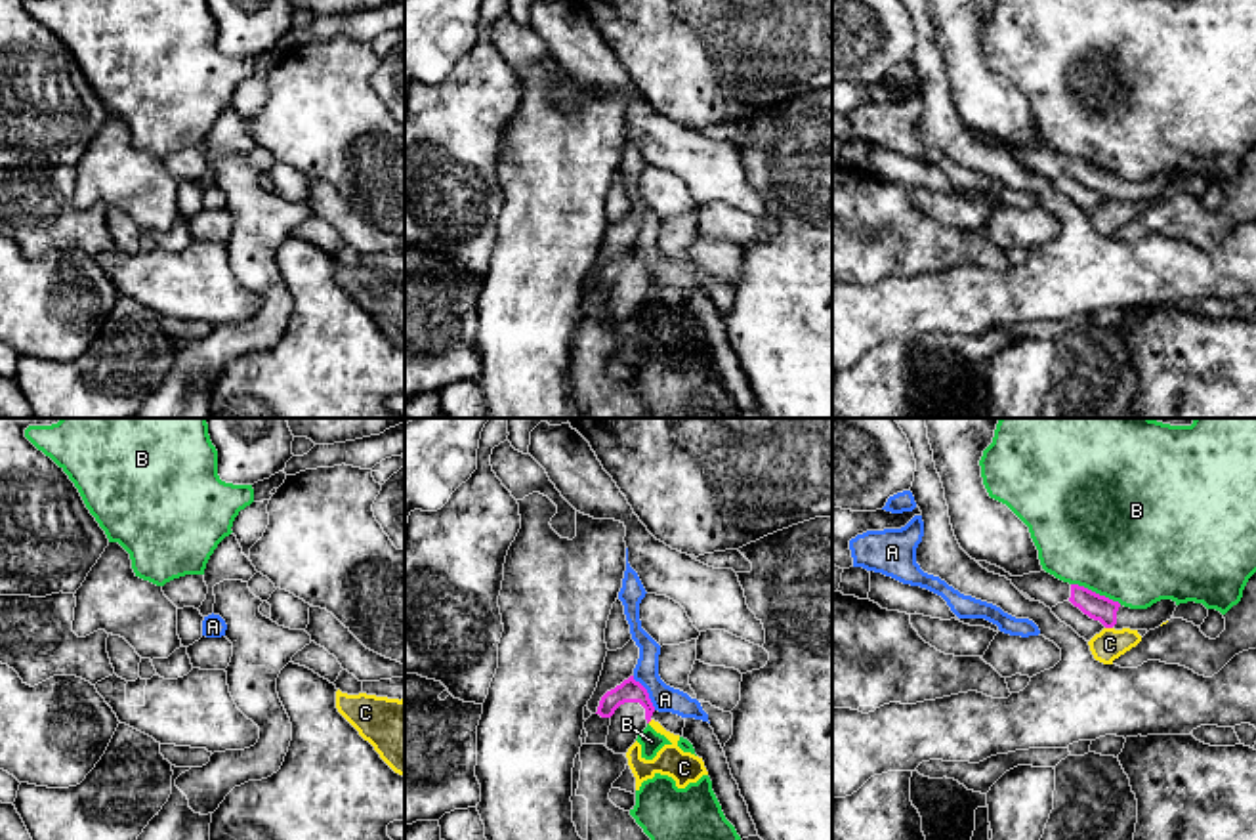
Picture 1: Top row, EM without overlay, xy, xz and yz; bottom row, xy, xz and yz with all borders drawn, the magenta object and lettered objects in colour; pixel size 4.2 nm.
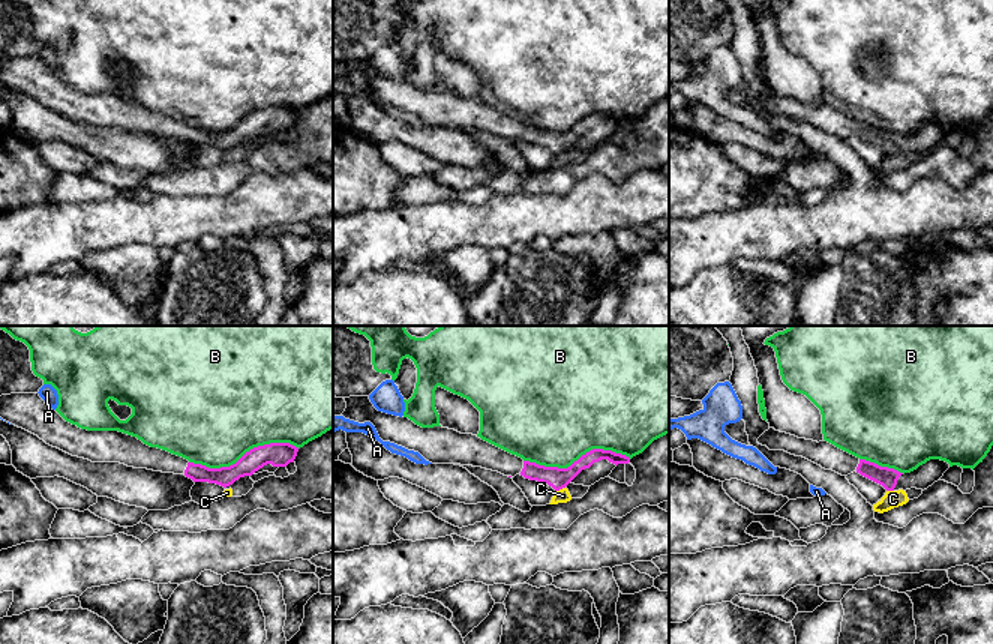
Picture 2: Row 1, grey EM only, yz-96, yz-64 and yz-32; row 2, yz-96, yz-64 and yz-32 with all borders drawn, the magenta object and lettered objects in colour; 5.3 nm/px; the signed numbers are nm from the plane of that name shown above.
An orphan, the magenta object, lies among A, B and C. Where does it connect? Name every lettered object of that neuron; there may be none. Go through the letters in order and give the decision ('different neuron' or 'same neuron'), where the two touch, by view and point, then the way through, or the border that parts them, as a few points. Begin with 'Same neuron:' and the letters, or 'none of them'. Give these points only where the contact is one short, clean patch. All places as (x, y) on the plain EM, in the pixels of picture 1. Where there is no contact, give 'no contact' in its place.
Same neuron: none of them
A: different neuron; contact xz (648, 266); border xz (632, 249), (646, 262), (655, 281)
B: different neuron; contact yz (1094, 165)
C: different neuron; contact yz (1109, 199); border yz (1106, 199), (1111, 201)

